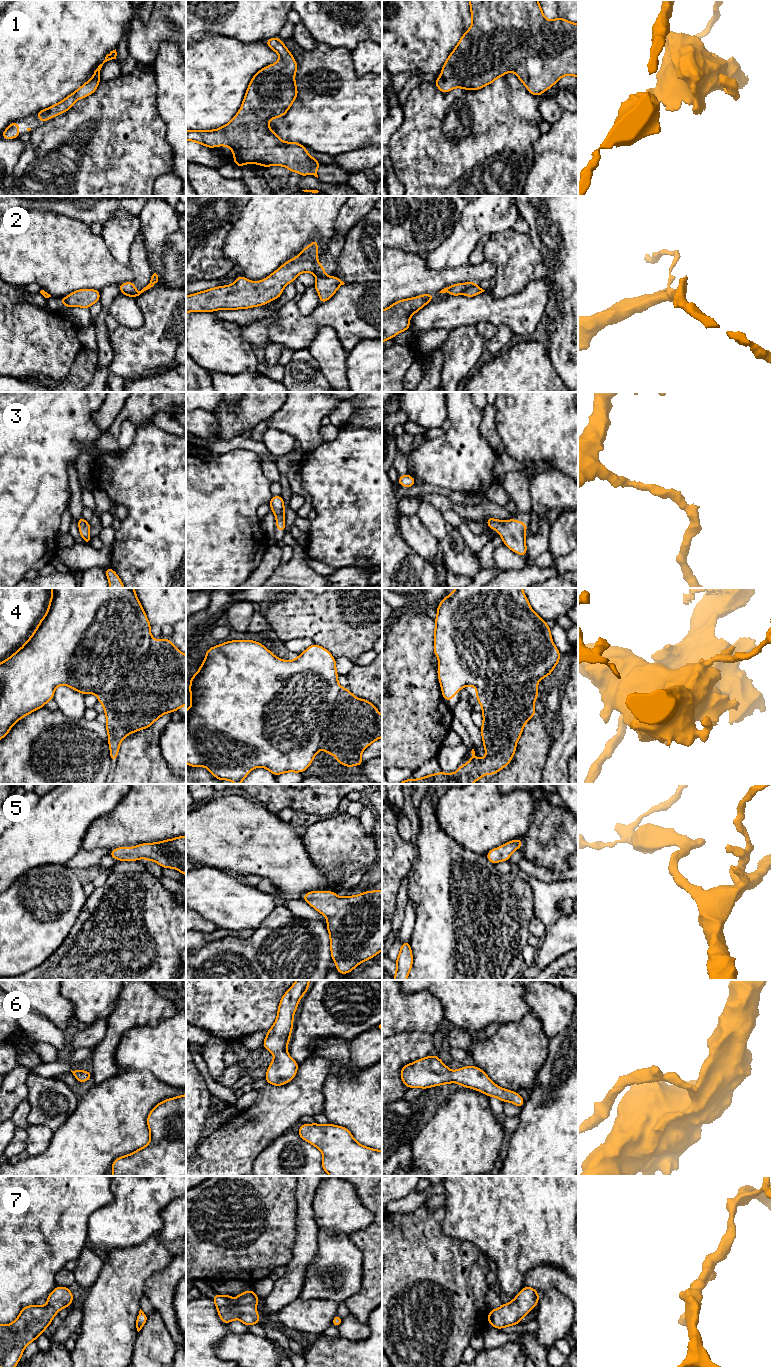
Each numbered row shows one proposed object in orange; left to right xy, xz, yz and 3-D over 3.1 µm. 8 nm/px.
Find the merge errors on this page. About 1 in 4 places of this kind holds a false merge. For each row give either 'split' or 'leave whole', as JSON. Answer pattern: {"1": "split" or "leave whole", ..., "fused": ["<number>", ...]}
{"1": "leave whole", "2": "split", "3": "leave whole", "4": "split", "5": "leave whole", "6": "leave whole", "7": "leave whole", "fused": ["2", "4"]}

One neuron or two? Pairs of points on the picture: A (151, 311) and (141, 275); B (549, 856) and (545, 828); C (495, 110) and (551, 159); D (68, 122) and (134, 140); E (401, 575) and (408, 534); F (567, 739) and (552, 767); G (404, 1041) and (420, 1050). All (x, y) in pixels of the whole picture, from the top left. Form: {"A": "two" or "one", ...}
{"A": "two", "B": "one", "C": "two", "D": "one", "E": "two", "F": "one", "G": "one"}

